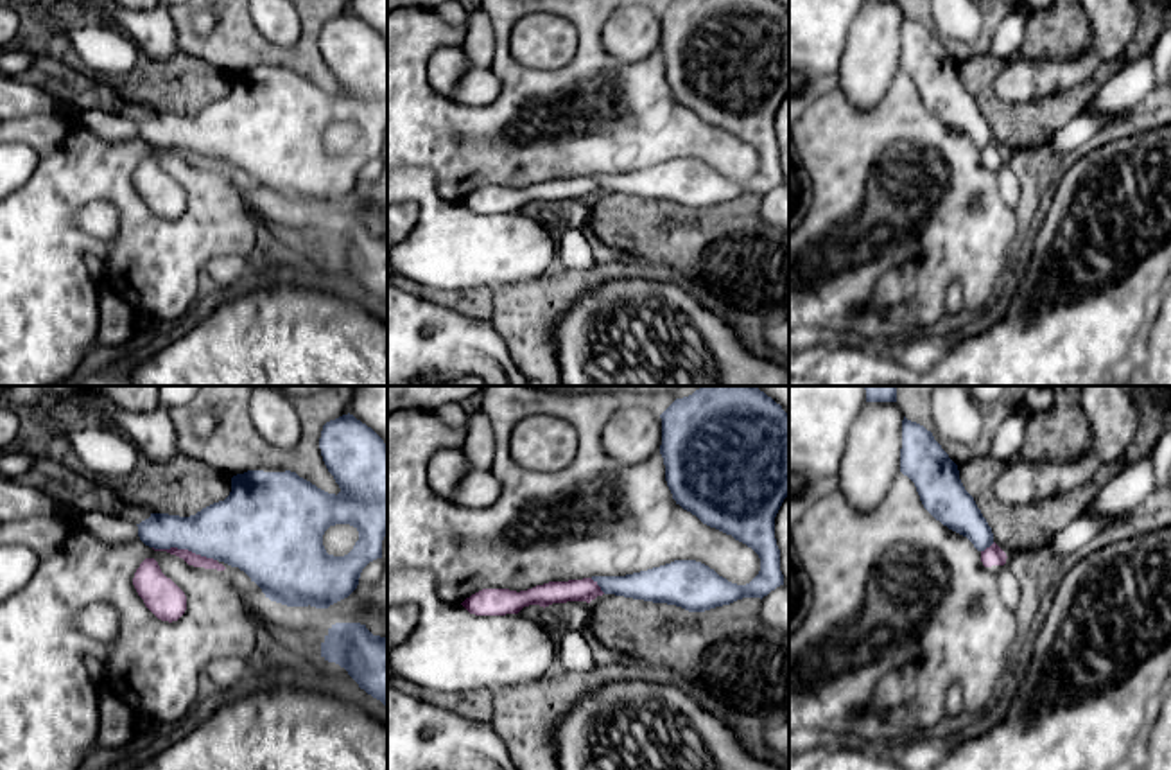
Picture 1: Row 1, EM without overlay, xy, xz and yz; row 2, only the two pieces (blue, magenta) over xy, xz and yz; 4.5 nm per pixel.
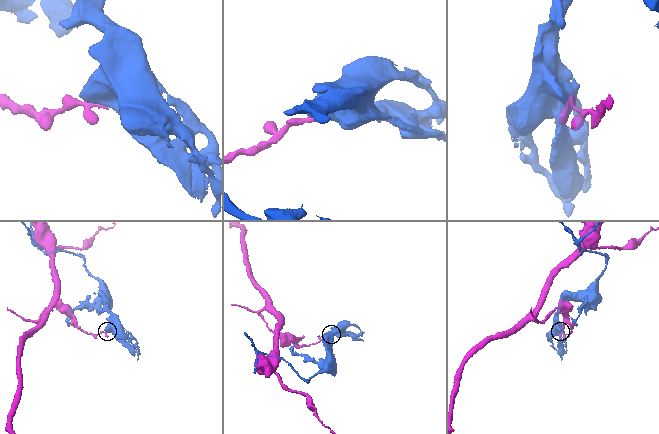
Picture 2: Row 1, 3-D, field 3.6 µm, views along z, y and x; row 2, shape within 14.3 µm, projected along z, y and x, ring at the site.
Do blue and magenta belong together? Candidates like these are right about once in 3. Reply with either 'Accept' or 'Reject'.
Reject

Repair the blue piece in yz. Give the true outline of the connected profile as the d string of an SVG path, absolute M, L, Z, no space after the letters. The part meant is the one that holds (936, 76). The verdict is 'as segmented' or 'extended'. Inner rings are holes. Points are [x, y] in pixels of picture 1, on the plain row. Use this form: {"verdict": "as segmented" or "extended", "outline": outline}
{"verdict": "as segmented", "outline": "M902 18L900 70L907 74L924 106L949 127L967 135L977 149L993 142L993 131L965 88L958 63L949 56L932 31Z"}

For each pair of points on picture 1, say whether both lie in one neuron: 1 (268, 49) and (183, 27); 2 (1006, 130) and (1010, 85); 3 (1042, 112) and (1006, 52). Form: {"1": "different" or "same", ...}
{"1": "same", "2": "different", "3": "different"}

